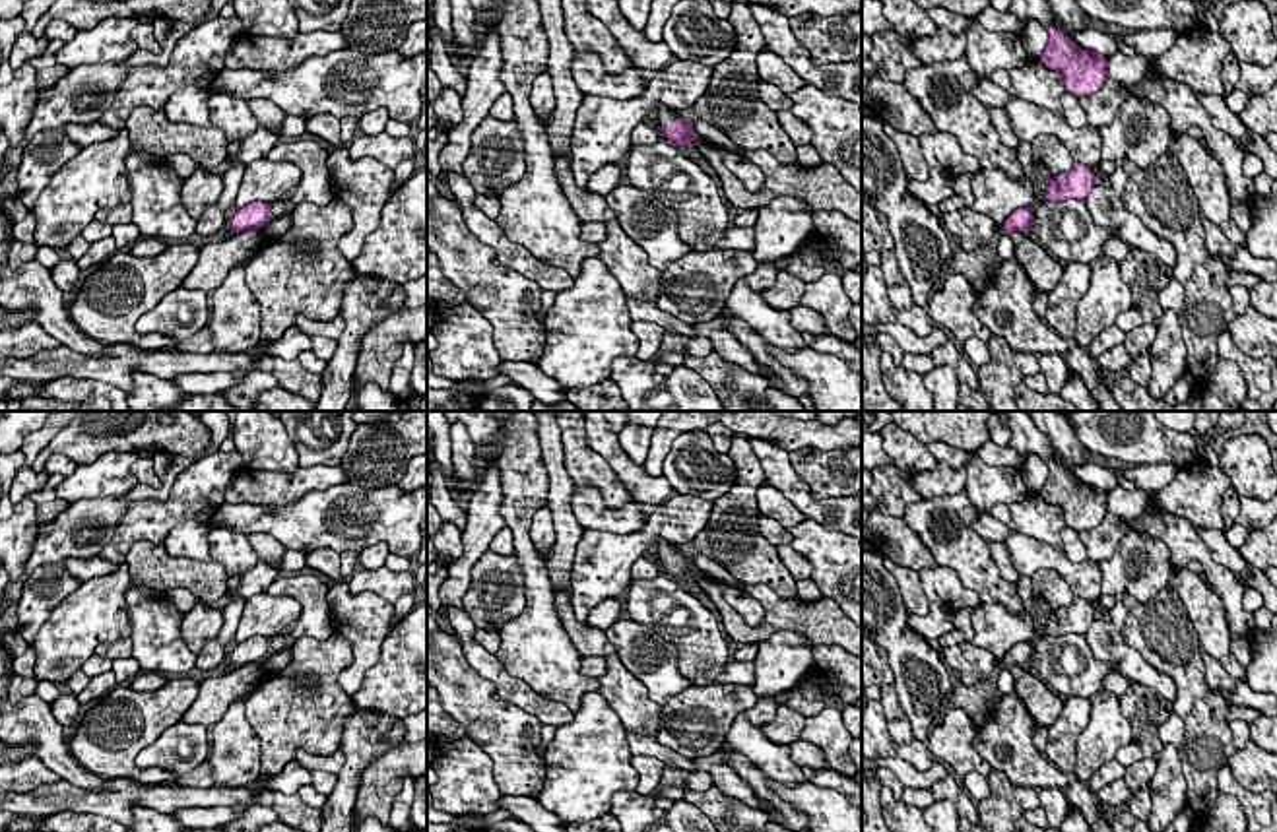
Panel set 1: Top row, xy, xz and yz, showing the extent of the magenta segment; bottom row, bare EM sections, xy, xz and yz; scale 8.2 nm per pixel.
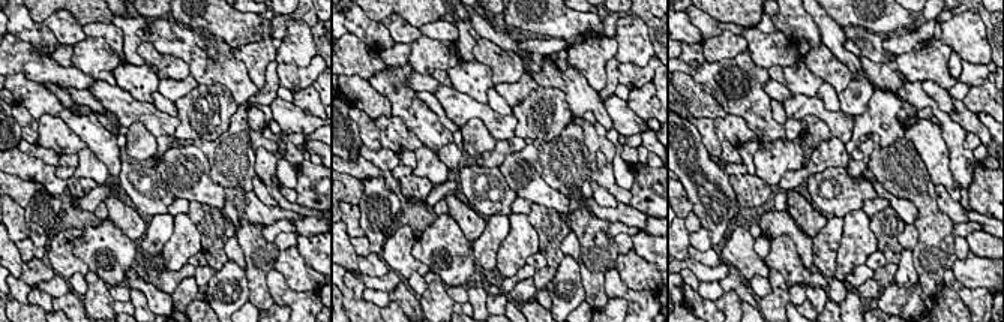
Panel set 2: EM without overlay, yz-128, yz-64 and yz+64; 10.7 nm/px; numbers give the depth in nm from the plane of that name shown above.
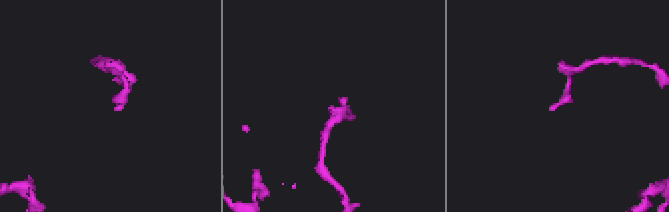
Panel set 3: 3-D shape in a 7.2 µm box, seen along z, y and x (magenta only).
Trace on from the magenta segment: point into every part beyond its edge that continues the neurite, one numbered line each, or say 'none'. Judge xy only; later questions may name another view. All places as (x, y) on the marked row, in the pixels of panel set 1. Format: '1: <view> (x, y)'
none

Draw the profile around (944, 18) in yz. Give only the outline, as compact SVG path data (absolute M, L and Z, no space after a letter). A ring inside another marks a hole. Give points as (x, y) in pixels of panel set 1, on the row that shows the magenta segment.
M930 8L926 10L928 17L941 29L951 35L961 35L970 25L970 17L959 16L947 8Z

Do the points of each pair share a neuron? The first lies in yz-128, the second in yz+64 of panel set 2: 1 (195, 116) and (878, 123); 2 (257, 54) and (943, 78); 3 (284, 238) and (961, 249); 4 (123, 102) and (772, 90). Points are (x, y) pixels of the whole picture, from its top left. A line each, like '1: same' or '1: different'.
1: same
2: same
3: same
4: different

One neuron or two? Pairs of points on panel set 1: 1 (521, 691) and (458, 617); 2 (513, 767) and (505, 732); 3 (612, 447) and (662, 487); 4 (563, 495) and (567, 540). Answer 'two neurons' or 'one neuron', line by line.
1: one neuron
2: one neuron
3: one neuron
4: one neuron

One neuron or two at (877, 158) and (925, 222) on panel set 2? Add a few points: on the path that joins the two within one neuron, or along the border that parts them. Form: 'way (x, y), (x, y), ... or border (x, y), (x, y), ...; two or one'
way (893, 171), (925, 205); one

